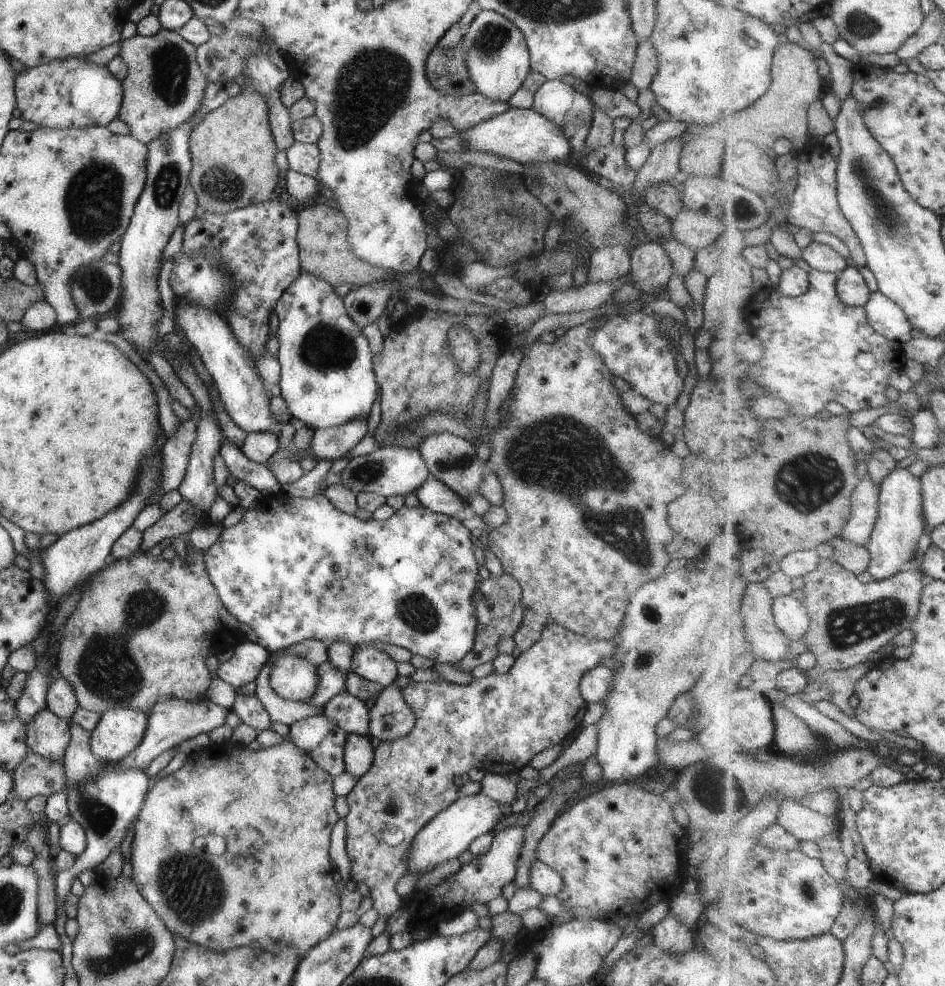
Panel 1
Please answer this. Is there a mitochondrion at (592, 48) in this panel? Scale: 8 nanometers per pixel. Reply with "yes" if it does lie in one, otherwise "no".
no

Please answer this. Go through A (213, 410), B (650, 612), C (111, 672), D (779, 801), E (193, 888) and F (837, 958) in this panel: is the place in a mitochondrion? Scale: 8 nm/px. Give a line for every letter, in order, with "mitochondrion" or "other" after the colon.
A: other
B: mitochondrion
C: mitochondrion
D: other
E: mitochondrion
F: other

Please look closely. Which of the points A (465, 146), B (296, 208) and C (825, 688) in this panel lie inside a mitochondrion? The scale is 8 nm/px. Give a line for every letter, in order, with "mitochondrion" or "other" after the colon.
A: other
B: other
C: other

